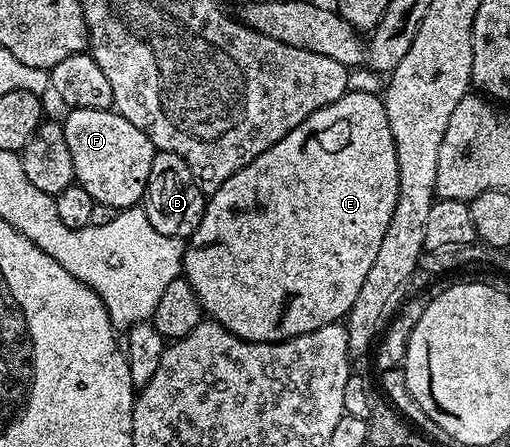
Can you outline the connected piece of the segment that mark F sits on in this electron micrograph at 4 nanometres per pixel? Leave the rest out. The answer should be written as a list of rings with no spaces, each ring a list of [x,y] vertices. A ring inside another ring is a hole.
[[[72,108],[65,114],[66,120],[61,121],[61,126],[64,138],[68,141],[68,151],[72,153],[77,184],[88,190],[88,194],[92,194],[96,204],[112,206],[119,210],[141,205],[156,151],[148,134],[144,134],[144,130],[136,130],[136,126],[128,122],[128,118],[109,108]]]

